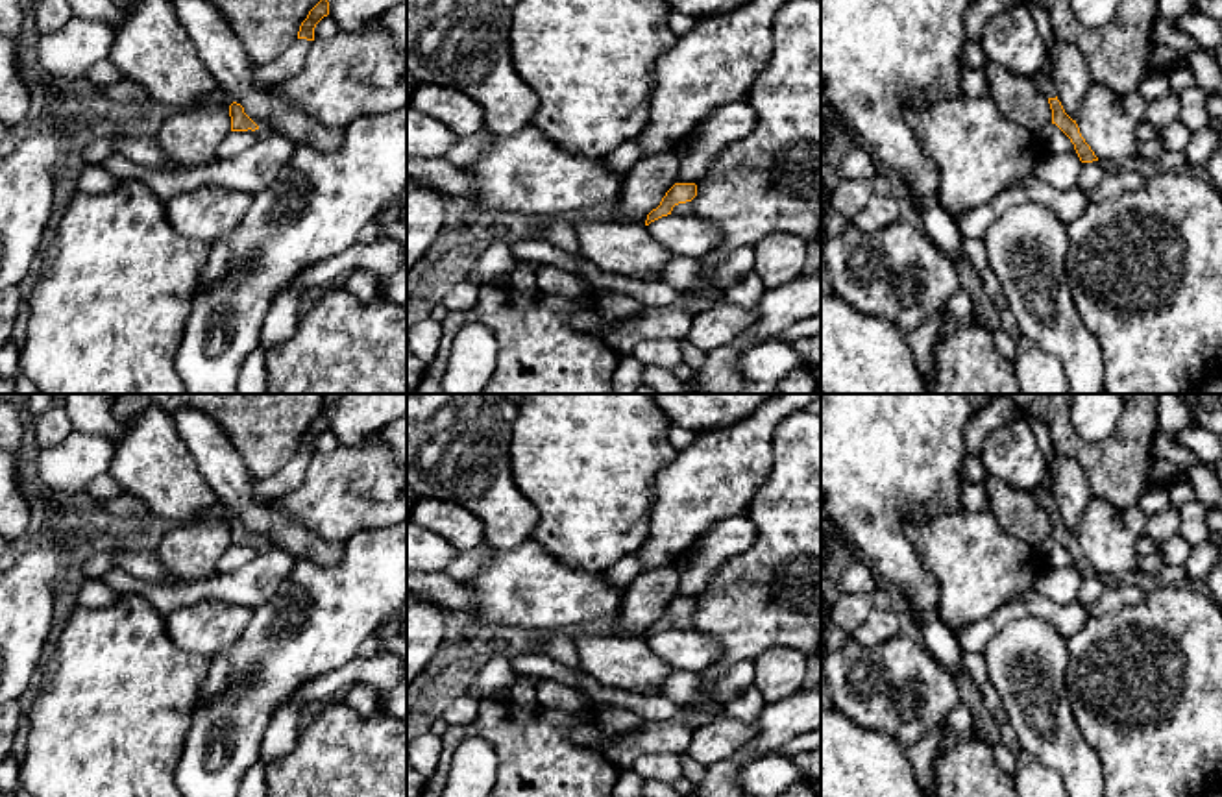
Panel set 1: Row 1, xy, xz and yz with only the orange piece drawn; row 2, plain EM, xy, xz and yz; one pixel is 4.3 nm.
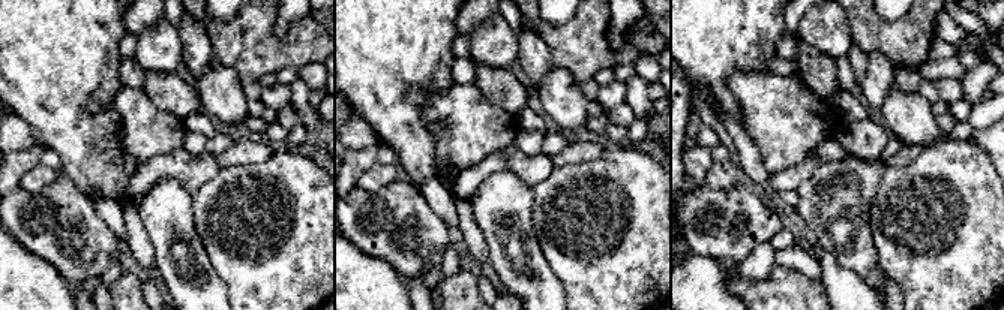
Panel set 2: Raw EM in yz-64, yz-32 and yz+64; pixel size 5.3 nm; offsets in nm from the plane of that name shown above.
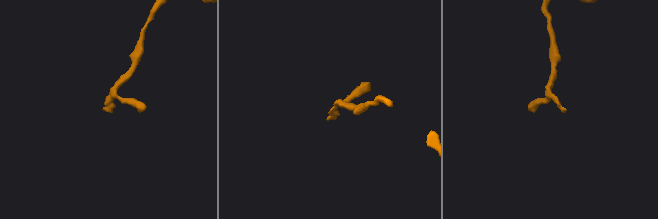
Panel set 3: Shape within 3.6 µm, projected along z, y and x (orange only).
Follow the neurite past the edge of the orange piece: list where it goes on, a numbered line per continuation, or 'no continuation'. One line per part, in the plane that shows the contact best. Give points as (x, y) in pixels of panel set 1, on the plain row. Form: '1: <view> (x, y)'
1: yz (1091, 588)

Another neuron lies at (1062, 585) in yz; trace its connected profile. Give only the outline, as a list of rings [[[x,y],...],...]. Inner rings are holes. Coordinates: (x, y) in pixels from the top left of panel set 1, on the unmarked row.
[[[1043,564],[1033,590],[1059,605],[1067,605],[1078,601],[1081,581],[1083,577],[1078,568],[1052,568]]]

